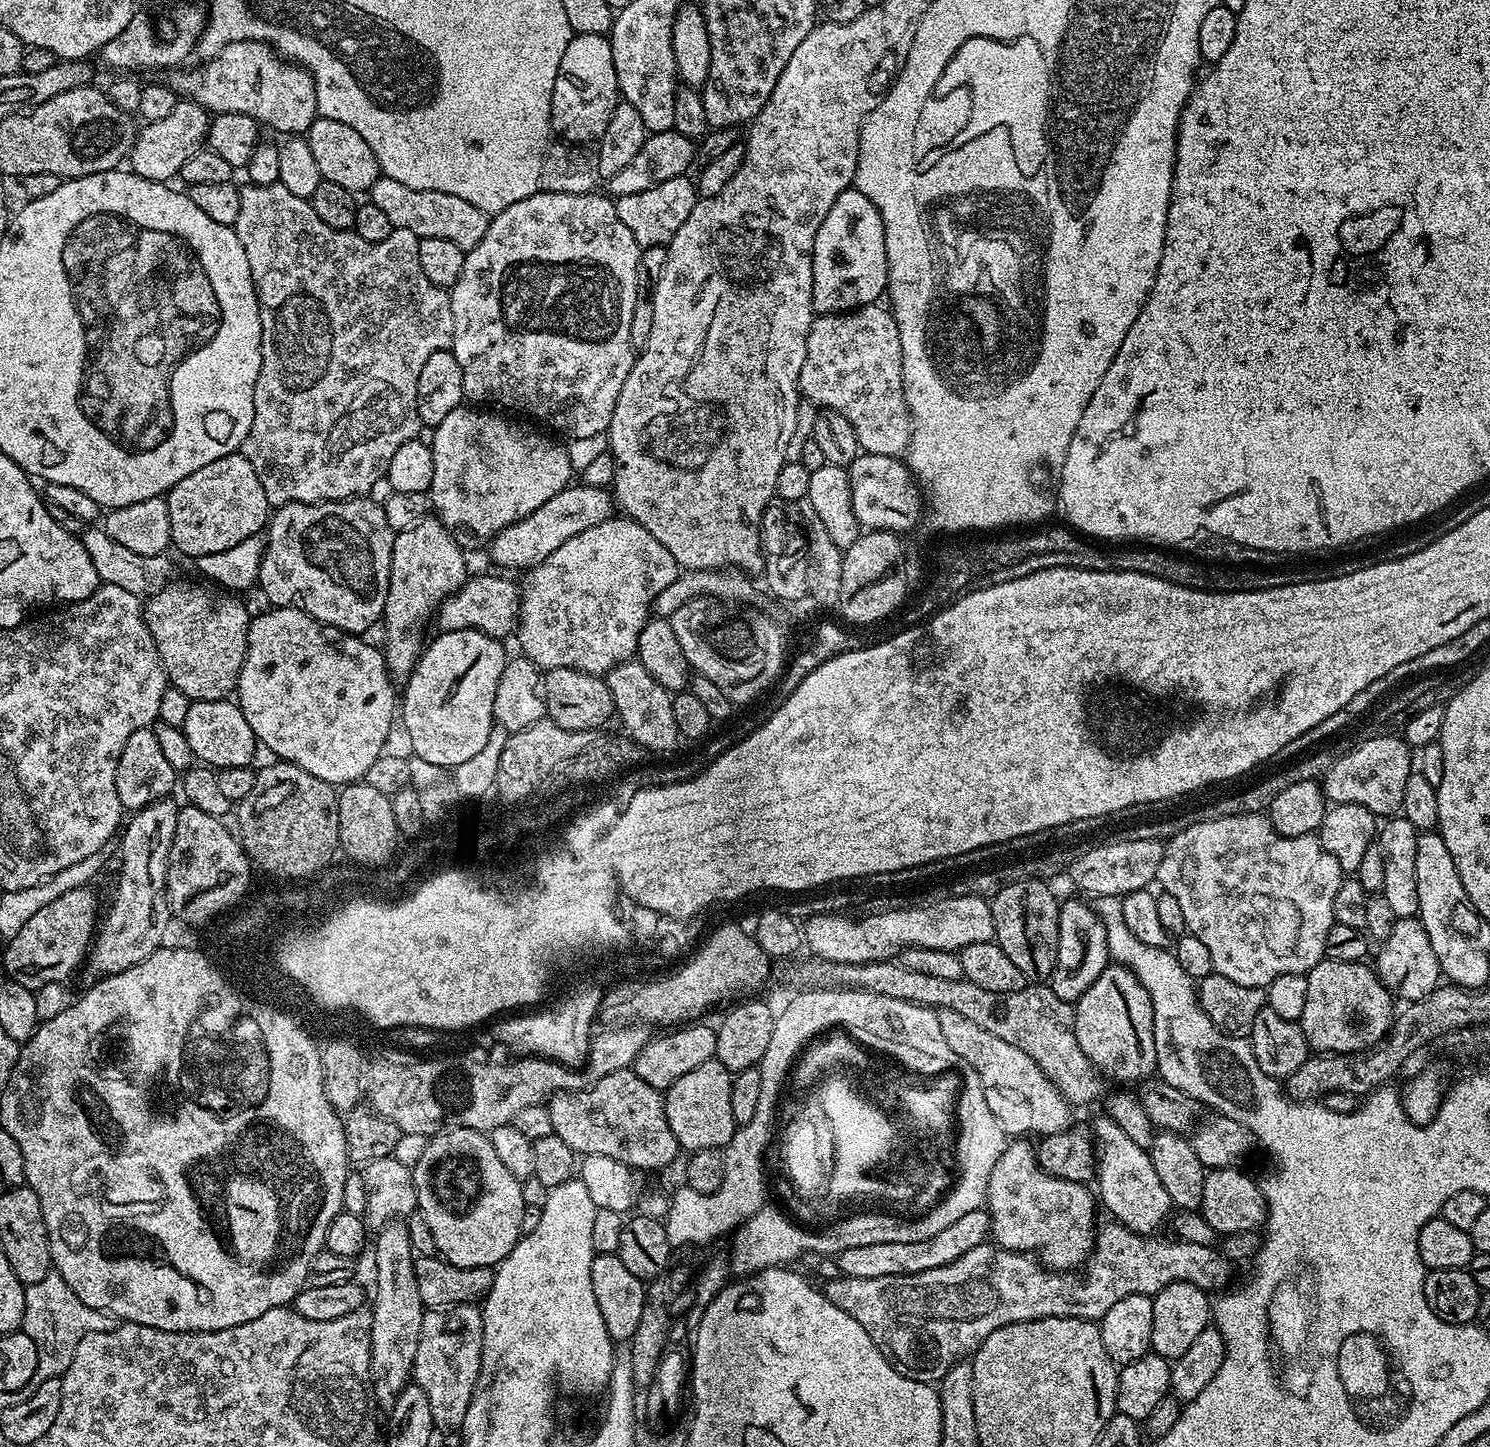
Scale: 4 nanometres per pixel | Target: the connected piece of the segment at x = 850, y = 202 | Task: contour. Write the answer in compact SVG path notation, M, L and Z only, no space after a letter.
M855 190L838 194L838 202L830 206L830 214L826 214L822 226L818 226L818 234L814 234L813 313L829 316L879 301L886 292L887 270L886 234L874 202Z

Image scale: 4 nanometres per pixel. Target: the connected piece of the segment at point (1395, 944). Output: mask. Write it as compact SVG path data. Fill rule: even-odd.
M1416 916L1397 919L1390 938L1386 938L1379 948L1374 967L1380 981L1388 987L1393 997L1400 999L1401 996L1404 1002L1421 1000L1440 987L1442 973L1438 954L1434 954L1434 946L1430 946L1430 934L1426 934L1422 922Z

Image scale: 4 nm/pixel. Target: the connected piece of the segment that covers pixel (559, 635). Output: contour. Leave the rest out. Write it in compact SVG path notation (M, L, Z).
M613 518L582 534L574 534L570 542L562 542L558 550L527 573L520 588L519 651L541 670L573 668L591 676L604 676L615 664L636 655L638 634L650 619L650 609L659 593L670 586L678 575L678 565L670 550L658 542L635 520Z

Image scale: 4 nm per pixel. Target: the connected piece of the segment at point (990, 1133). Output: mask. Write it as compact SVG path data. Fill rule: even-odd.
M969 1064L964 1068L964 1076L967 1076L968 1087L963 1101L968 1110L963 1113L963 1121L960 1123L957 1134L957 1154L960 1156L960 1164L966 1170L959 1179L960 1186L957 1190L951 1191L950 1198L940 1205L941 1230L946 1230L946 1226L950 1226L950 1222L962 1218L962 1214L970 1214L970 1210L979 1208L985 1203L990 1170L994 1170L994 1162L998 1162L1006 1143L1006 1136L1000 1123L996 1121L992 1111L984 1107L982 1082ZM973 1108L978 1108L980 1112L972 1112Z

